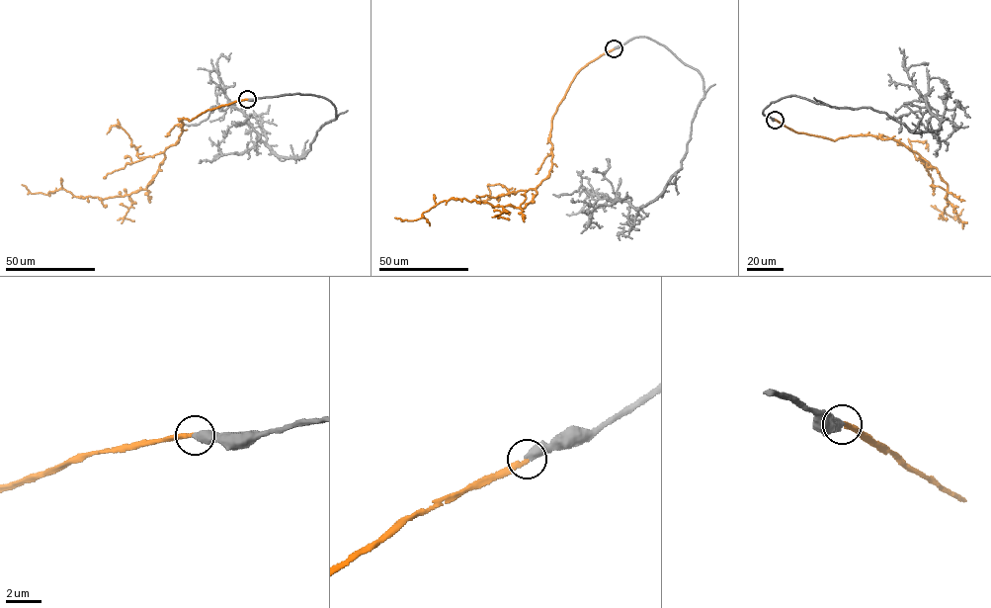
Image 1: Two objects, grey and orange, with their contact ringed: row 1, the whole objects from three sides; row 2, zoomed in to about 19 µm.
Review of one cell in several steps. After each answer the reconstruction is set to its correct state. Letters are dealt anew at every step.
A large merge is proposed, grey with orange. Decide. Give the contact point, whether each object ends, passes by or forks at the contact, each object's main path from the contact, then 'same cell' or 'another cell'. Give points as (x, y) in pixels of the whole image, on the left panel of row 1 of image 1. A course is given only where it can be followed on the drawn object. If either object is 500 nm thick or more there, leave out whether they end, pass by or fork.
(247, 99) | grey via (247, 99), (323, 97), (336, 117), (322, 125), (304, 156), (285, 158), (233, 106), (217, 70), (198, 69) | orange via (247, 99), (180, 120), (179, 138), (145, 189), (100, 199), (61, 188), (33, 193), (22, 184) | same cell

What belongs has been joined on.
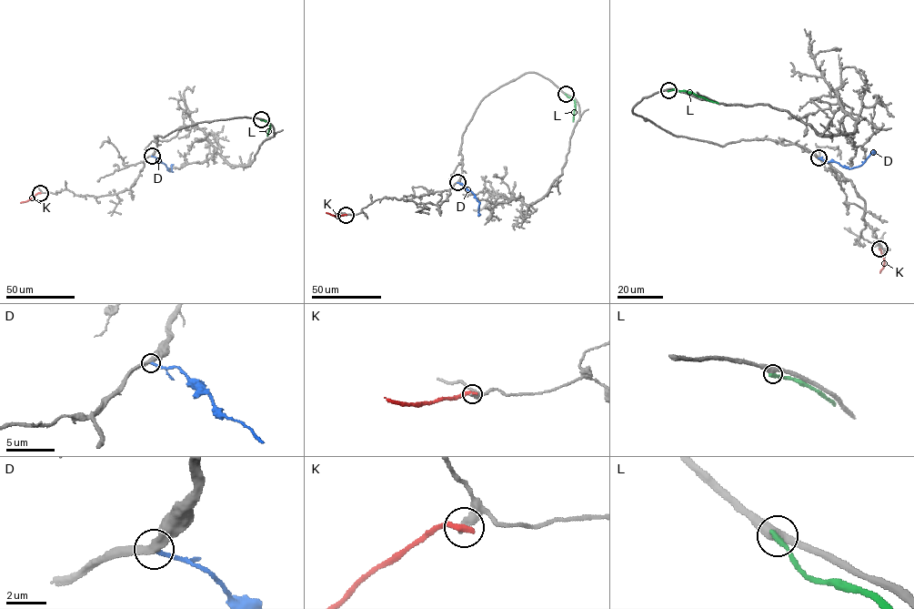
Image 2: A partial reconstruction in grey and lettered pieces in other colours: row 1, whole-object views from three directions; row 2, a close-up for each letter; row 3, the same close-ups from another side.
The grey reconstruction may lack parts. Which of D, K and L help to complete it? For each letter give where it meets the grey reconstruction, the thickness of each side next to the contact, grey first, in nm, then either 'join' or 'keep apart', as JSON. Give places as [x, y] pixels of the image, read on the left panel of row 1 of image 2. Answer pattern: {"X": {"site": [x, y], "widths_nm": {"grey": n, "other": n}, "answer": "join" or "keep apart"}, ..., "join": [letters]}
{"D": {"site": [152, 156], "widths_nm": {"grey": 360, "other": 190}, "answer": "keep apart"}, "K": {"site": [40, 193], "widths_nm": {"grey": 440, "other": 340}, "answer": "keep apart"}, "L": {"site": [261, 119], "widths_nm": {"grey": 460, "other": 320}, "answer": "keep apart"}, "join": []}

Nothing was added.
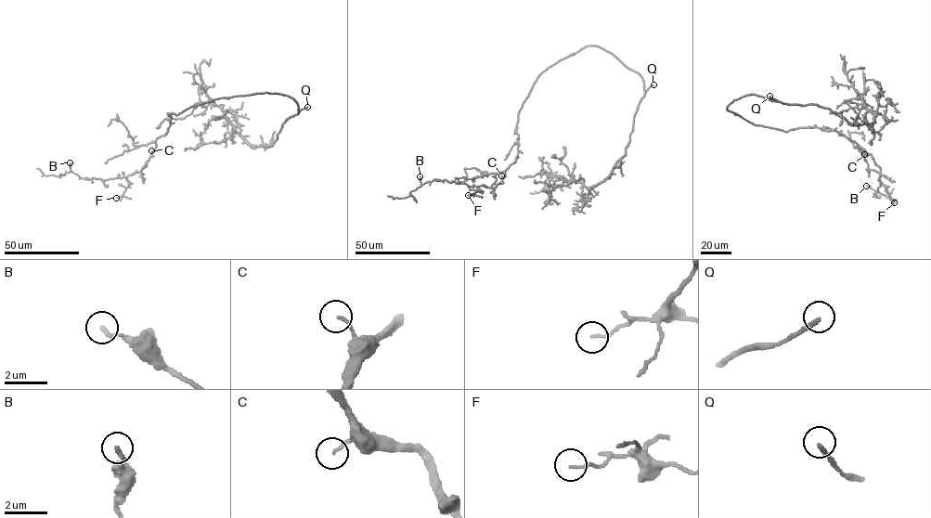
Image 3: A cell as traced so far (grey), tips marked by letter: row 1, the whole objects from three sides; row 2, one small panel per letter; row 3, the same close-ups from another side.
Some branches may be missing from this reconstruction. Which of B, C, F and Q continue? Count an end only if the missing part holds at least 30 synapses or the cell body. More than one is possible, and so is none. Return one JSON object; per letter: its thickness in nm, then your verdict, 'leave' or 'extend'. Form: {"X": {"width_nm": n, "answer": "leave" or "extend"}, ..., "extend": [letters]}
{"B": {"width_nm": 170, "answer": "leave"}, "C": {"width_nm": 120, "answer": "leave"}, "F": {"width_nm": 110, "answer": "leave"}, "Q": {"width_nm": 200, "answer": "extend"}, "extend": ["Q"]}

